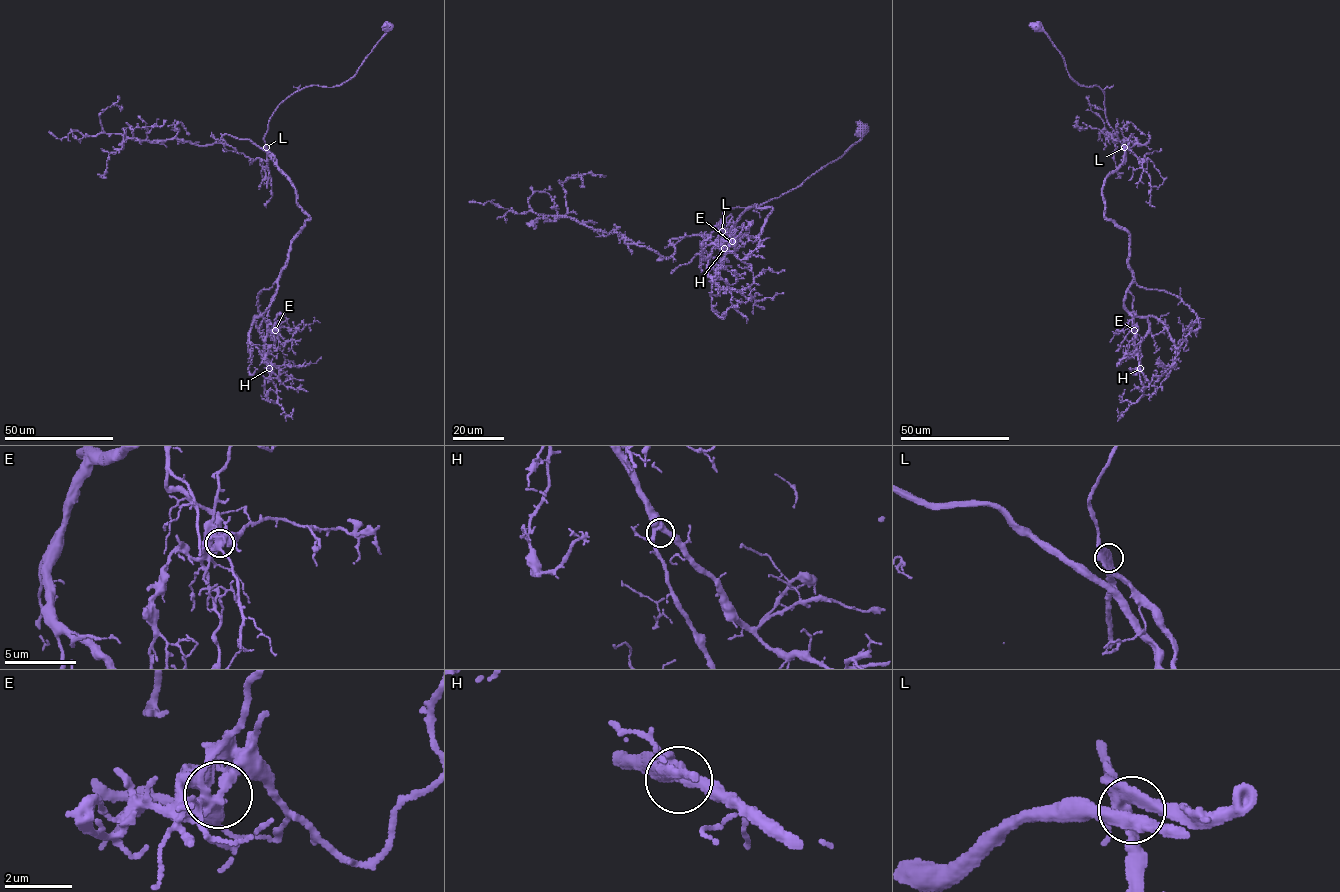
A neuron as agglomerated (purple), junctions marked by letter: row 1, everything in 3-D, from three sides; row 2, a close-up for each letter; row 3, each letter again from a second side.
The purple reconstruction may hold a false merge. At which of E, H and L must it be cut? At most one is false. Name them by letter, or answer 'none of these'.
E

